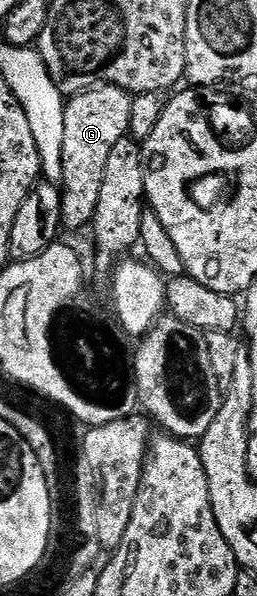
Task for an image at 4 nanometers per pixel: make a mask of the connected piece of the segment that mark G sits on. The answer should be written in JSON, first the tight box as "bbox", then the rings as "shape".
{"bbox":[62,84,133,229],"shape":[[[111,84],[90,88],[79,96],[66,100],[64,118],[64,158],[62,159],[62,222],[67,229],[93,225],[96,206],[100,206],[100,185],[104,182],[104,169],[116,142],[127,139],[132,118],[133,99],[131,93]]]}

